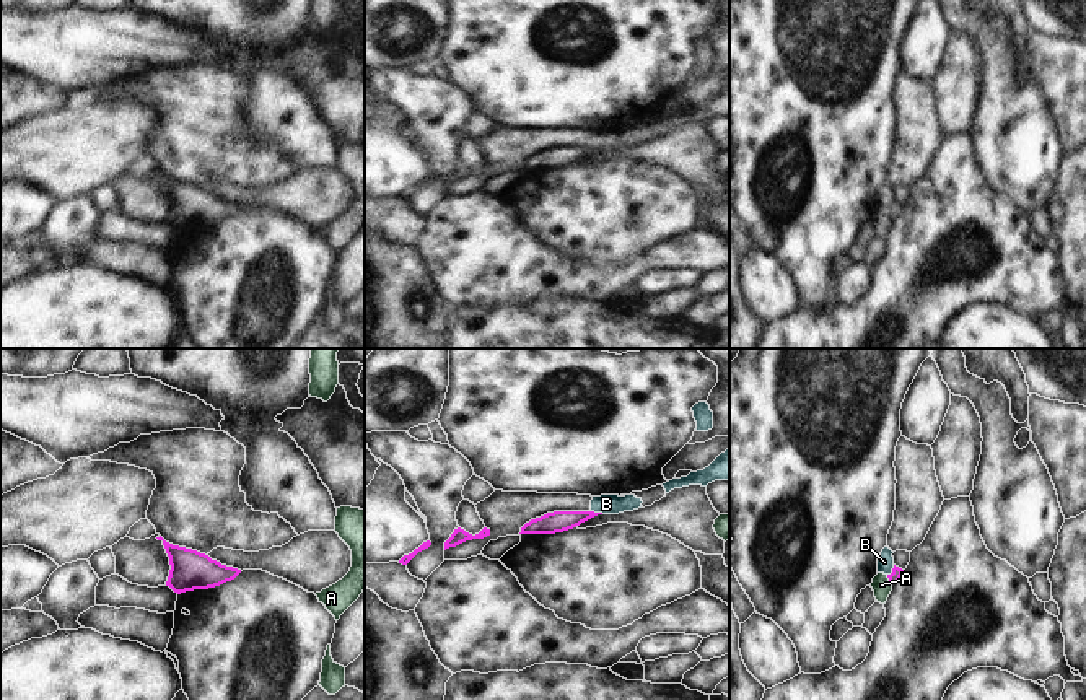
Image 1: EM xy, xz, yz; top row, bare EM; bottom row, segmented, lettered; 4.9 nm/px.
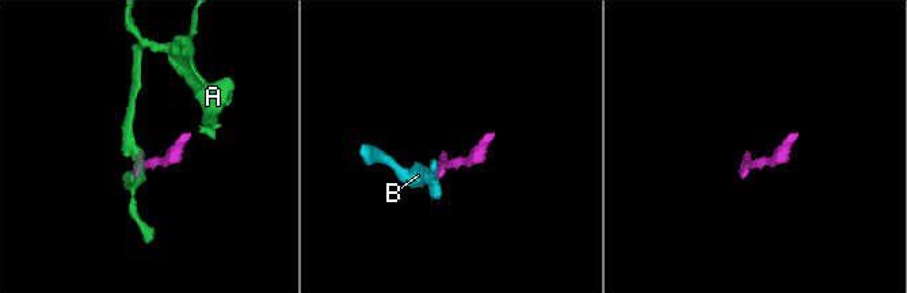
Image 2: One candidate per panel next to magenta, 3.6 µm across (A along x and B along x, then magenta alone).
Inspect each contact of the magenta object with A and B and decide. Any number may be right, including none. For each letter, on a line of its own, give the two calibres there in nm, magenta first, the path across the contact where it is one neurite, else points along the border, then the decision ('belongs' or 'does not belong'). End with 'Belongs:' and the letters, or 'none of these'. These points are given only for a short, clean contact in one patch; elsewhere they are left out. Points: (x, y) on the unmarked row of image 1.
A: calibres 60 and 90 nm; border yz (886, 210), (891, 220); does not belong
B: calibres 110 and 100 nm; way xz (557, 157), (598, 148), (606, 139); belongs
Belongs: B

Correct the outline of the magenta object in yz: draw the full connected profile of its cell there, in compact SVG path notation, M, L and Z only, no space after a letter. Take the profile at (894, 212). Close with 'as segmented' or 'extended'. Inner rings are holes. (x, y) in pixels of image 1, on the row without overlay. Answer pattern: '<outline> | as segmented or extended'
M889 182L882 184L878 194L878 208L884 208L891 220L896 220L900 215L904 205L894 200L892 189L894 187Z | extended

